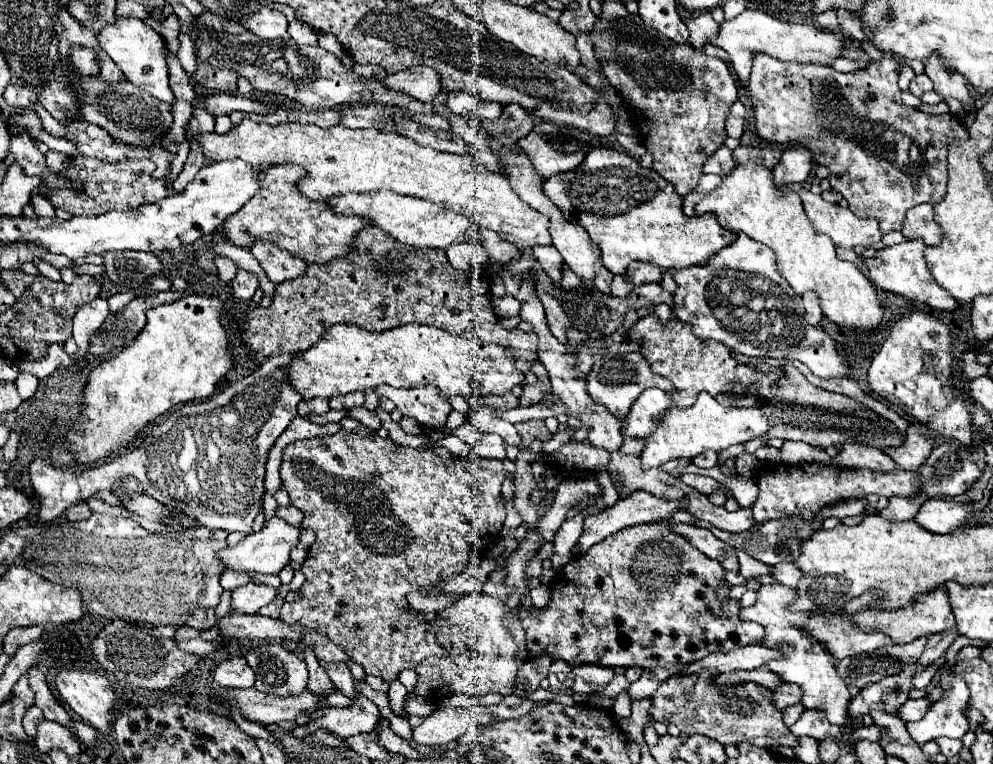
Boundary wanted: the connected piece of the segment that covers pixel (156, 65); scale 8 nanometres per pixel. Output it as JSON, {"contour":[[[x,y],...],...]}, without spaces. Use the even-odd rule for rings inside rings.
{"contour":[[[117,19],[115,25],[105,27],[97,35],[97,41],[133,85],[139,85],[143,91],[147,91],[149,95],[153,95],[161,101],[167,101],[167,103],[175,101],[175,97],[169,89],[169,83],[167,83],[169,73],[167,73],[163,39],[149,25],[145,25],[141,19]]]}

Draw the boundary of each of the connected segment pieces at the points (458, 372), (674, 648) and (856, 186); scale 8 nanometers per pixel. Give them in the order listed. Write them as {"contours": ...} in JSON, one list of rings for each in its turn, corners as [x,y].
{"contours":[[[[339,323],[329,327],[315,347],[303,351],[289,365],[289,379],[303,399],[329,399],[351,391],[369,391],[381,383],[405,389],[435,385],[443,397],[483,397],[511,391],[513,385],[525,379],[525,373],[515,367],[515,359],[511,359],[511,351],[505,347],[485,345],[437,327],[411,323],[383,333],[371,333],[357,325]]],[[[645,523],[627,527],[609,535],[587,553],[573,557],[551,581],[551,601],[543,609],[525,611],[519,607],[523,629],[527,633],[529,657],[549,655],[569,665],[595,663],[603,667],[685,667],[715,651],[727,653],[735,647],[763,641],[763,627],[739,619],[739,603],[729,597],[731,587],[725,581],[721,563],[707,559],[697,547],[691,547],[683,535],[675,535],[669,523]]],[[[757,55],[755,63],[753,63],[751,77],[749,77],[749,93],[751,93],[753,105],[755,105],[755,121],[757,121],[759,137],[763,137],[767,141],[773,141],[773,143],[787,143],[787,145],[795,141],[797,145],[807,147],[811,151],[813,159],[819,165],[825,165],[829,169],[831,189],[841,193],[847,199],[849,209],[857,217],[875,217],[879,221],[881,233],[889,233],[889,231],[901,229],[907,209],[911,209],[915,205],[921,205],[921,203],[933,203],[935,205],[935,203],[939,203],[939,199],[943,199],[945,187],[947,187],[947,149],[949,149],[949,143],[967,137],[967,131],[961,127],[961,123],[951,113],[947,113],[947,115],[929,115],[929,113],[923,113],[919,109],[913,109],[913,107],[907,107],[907,105],[901,103],[901,89],[897,87],[897,79],[899,79],[899,73],[901,73],[903,67],[905,65],[899,63],[895,57],[885,57],[881,61],[869,63],[869,67],[865,71],[839,73],[833,67],[825,67],[825,65],[787,63],[787,61],[779,61],[779,59],[767,57],[767,55]]]]}

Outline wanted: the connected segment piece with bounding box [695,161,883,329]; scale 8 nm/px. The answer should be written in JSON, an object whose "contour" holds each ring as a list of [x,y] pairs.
{"contour":[[[747,161],[737,165],[717,189],[707,193],[697,205],[695,215],[715,213],[725,229],[743,231],[751,239],[771,247],[777,255],[781,275],[791,283],[797,295],[805,291],[817,291],[821,297],[821,309],[827,319],[839,327],[849,329],[873,329],[881,323],[883,309],[875,293],[875,285],[849,261],[841,261],[835,253],[835,245],[829,237],[817,237],[813,231],[799,195],[777,187],[773,183],[771,169]]]}

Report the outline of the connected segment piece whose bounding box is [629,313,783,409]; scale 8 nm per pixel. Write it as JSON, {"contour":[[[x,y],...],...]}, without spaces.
{"contour":[[[649,313],[629,329],[629,339],[643,341],[641,353],[651,363],[651,369],[675,385],[677,393],[673,395],[673,401],[677,407],[693,405],[697,395],[703,391],[727,407],[761,407],[763,401],[769,401],[769,391],[777,383],[779,375],[783,375],[781,369],[763,373],[757,367],[741,365],[733,359],[729,347],[719,341],[701,341],[693,335],[691,325],[681,323],[677,317],[663,323],[655,313]]]}

